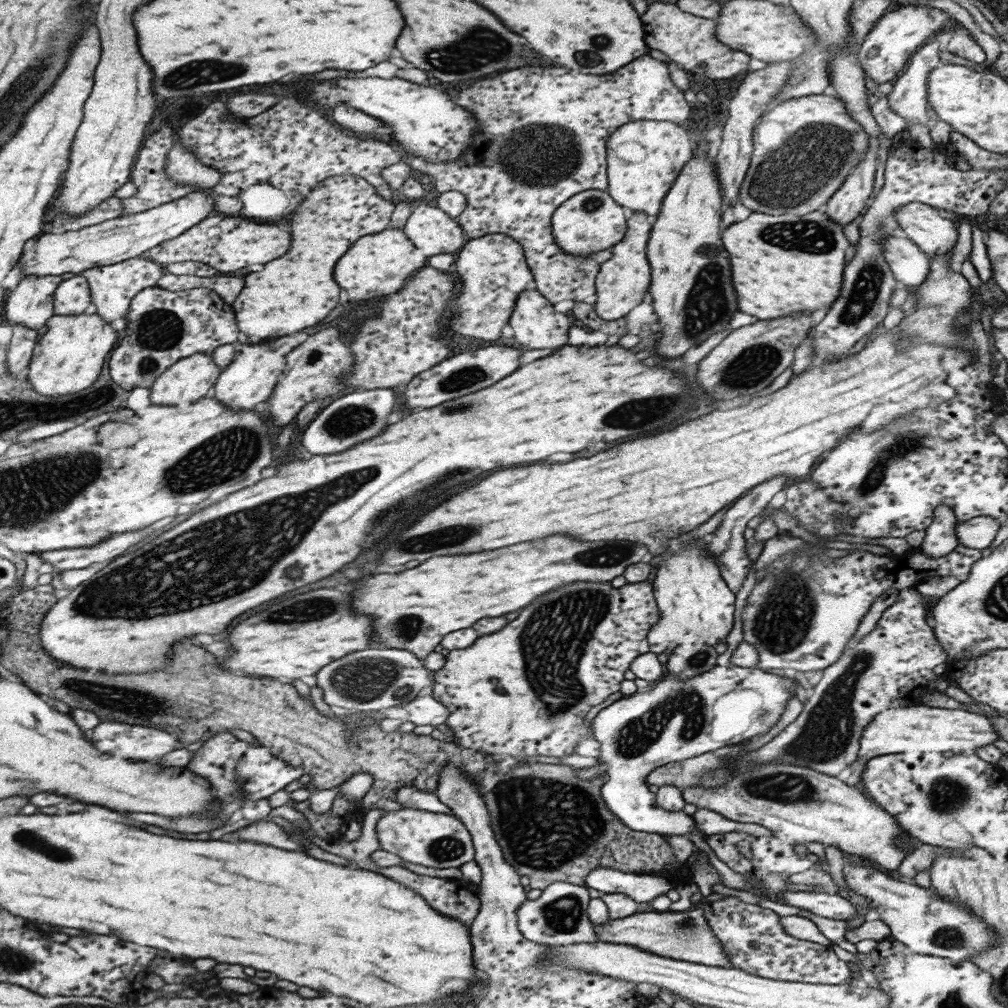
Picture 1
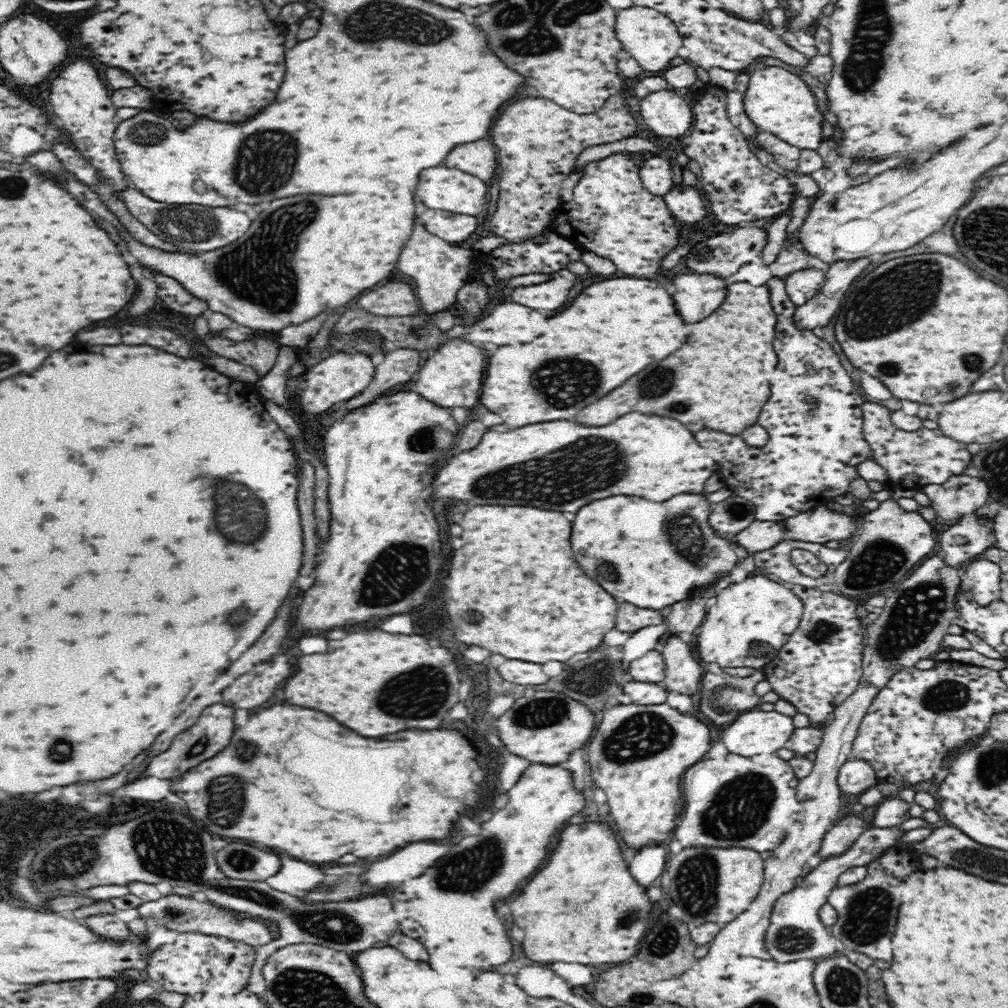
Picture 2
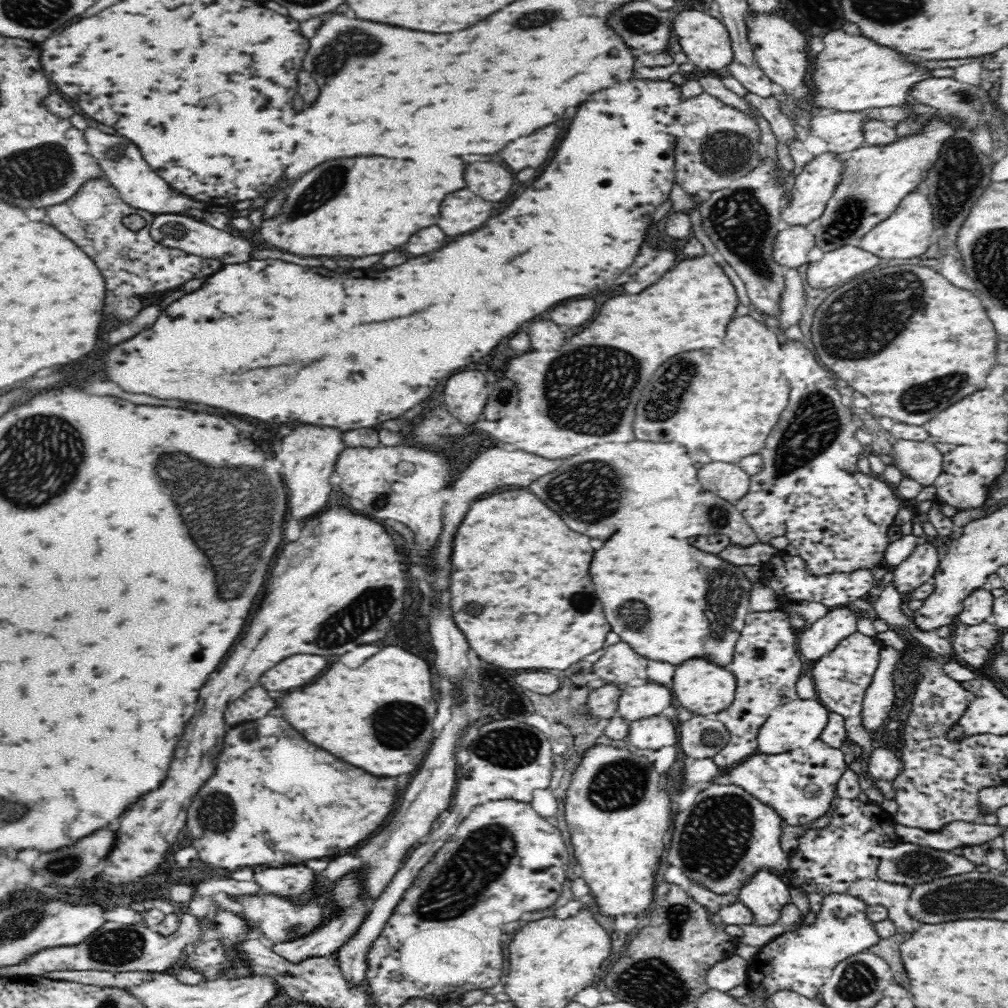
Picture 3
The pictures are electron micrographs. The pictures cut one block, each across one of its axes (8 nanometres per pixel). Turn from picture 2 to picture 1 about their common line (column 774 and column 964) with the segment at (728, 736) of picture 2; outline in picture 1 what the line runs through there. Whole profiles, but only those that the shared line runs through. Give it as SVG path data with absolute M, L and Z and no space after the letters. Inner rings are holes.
M913 705L897 708L896 706L883 711L881 714L869 721L862 730L859 737L859 750L857 758L849 764L851 768L850 776L844 782L849 787L859 784L860 772L862 764L865 760L875 756L882 756L883 754L897 754L913 751L918 753L943 753L953 752L954 754L969 755L973 754L979 746L989 746L993 741L996 741L998 734L990 725L989 718L983 715L971 714L964 710L945 710L945 708L930 708L927 705Z

